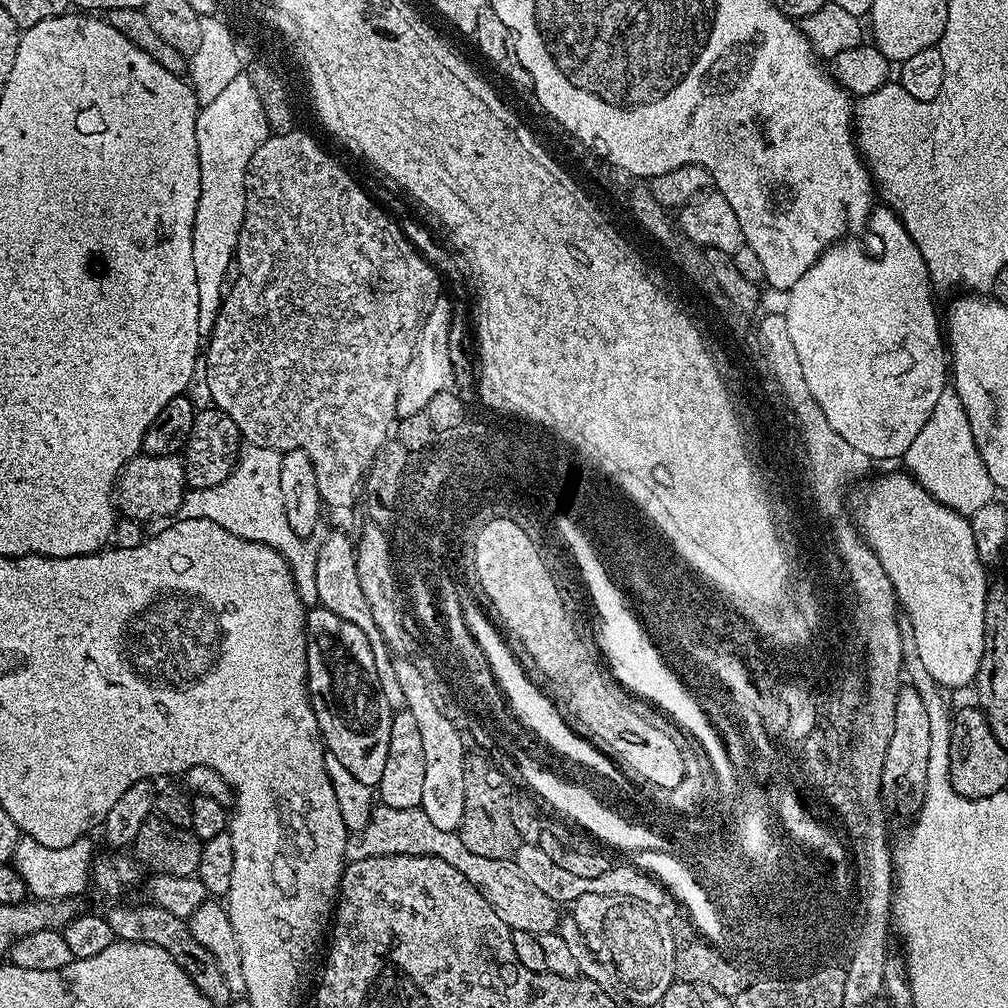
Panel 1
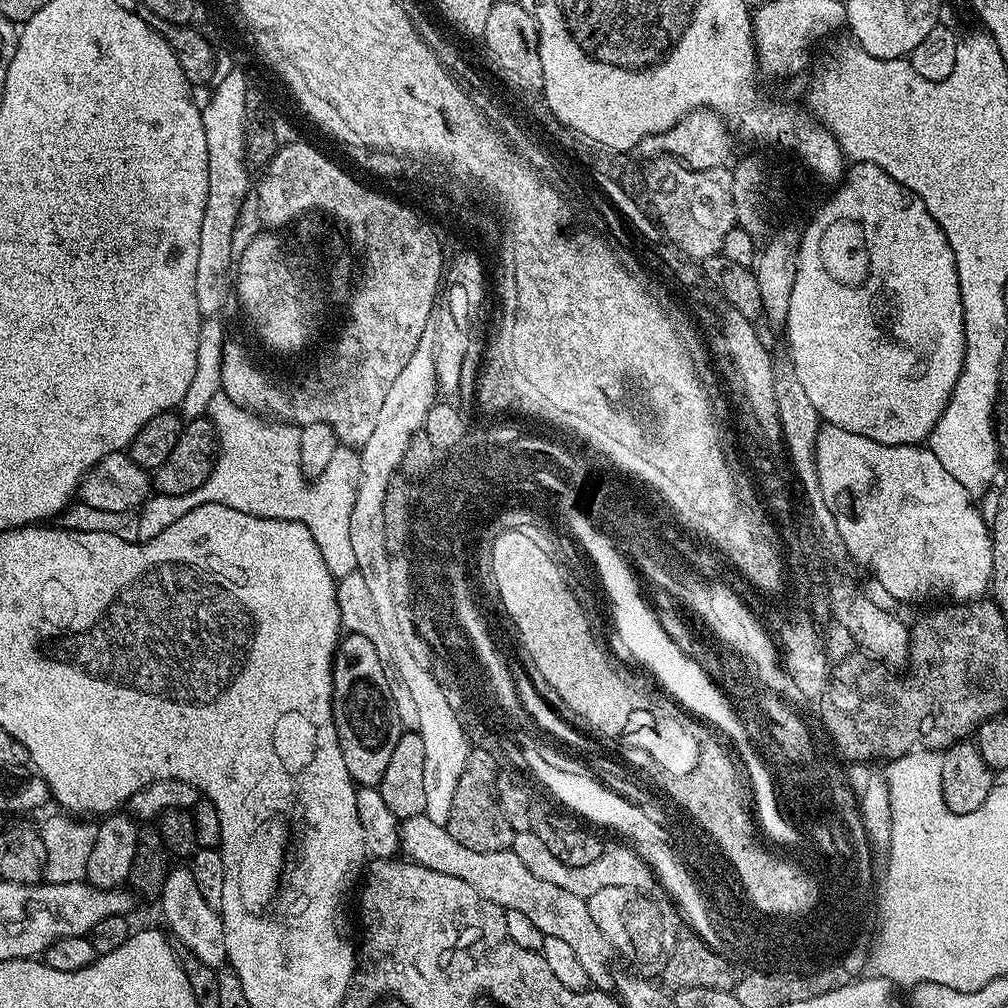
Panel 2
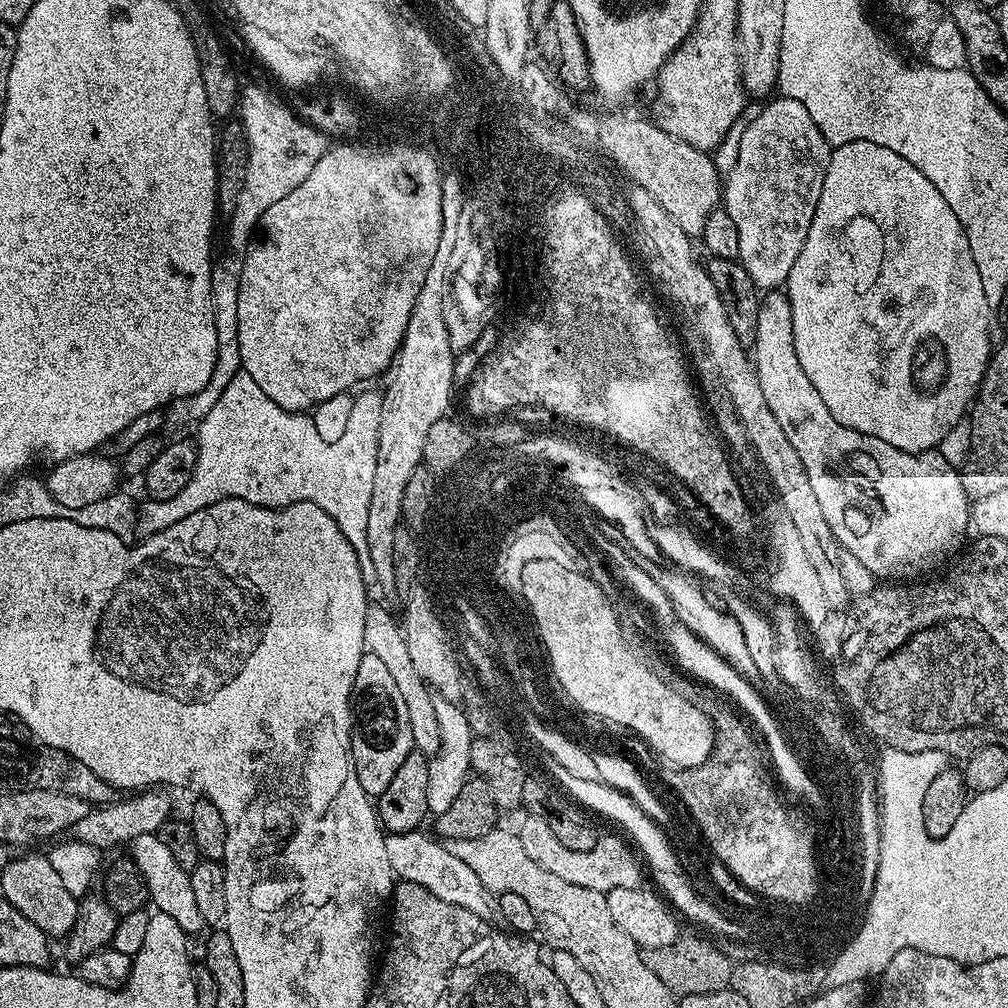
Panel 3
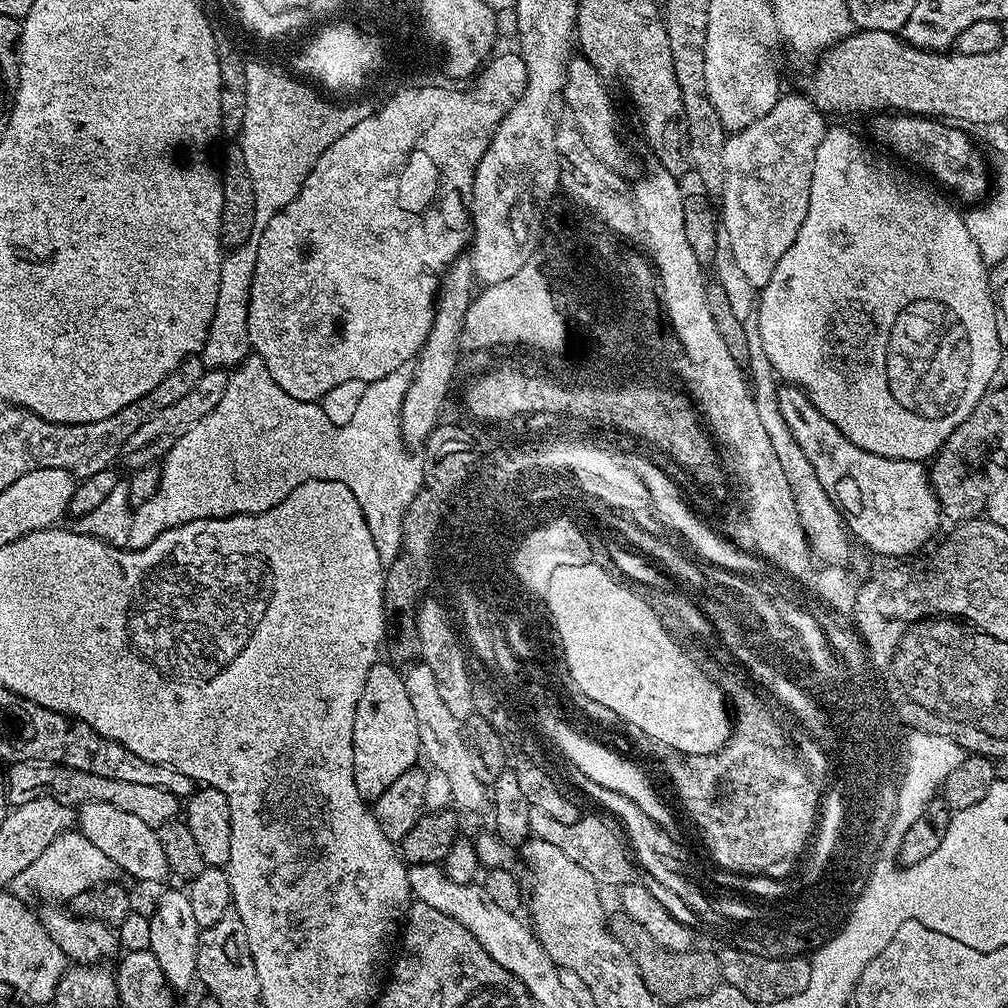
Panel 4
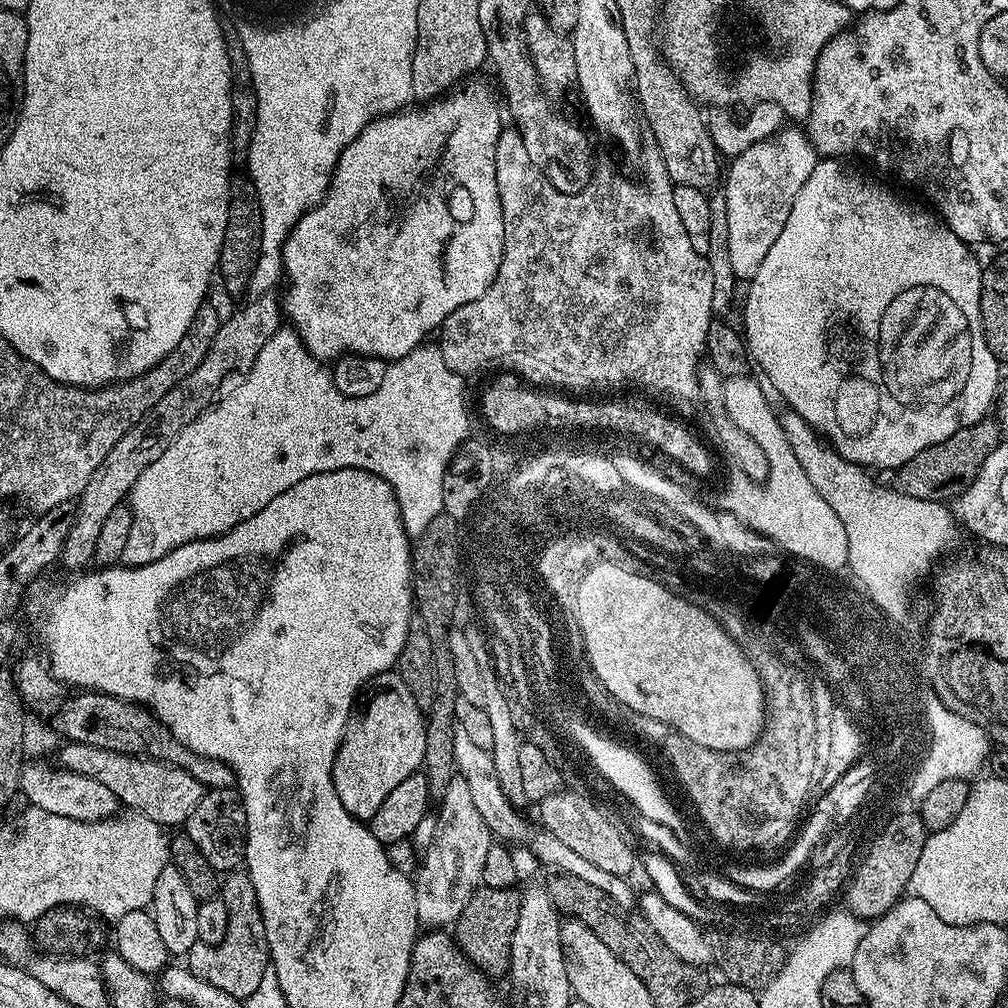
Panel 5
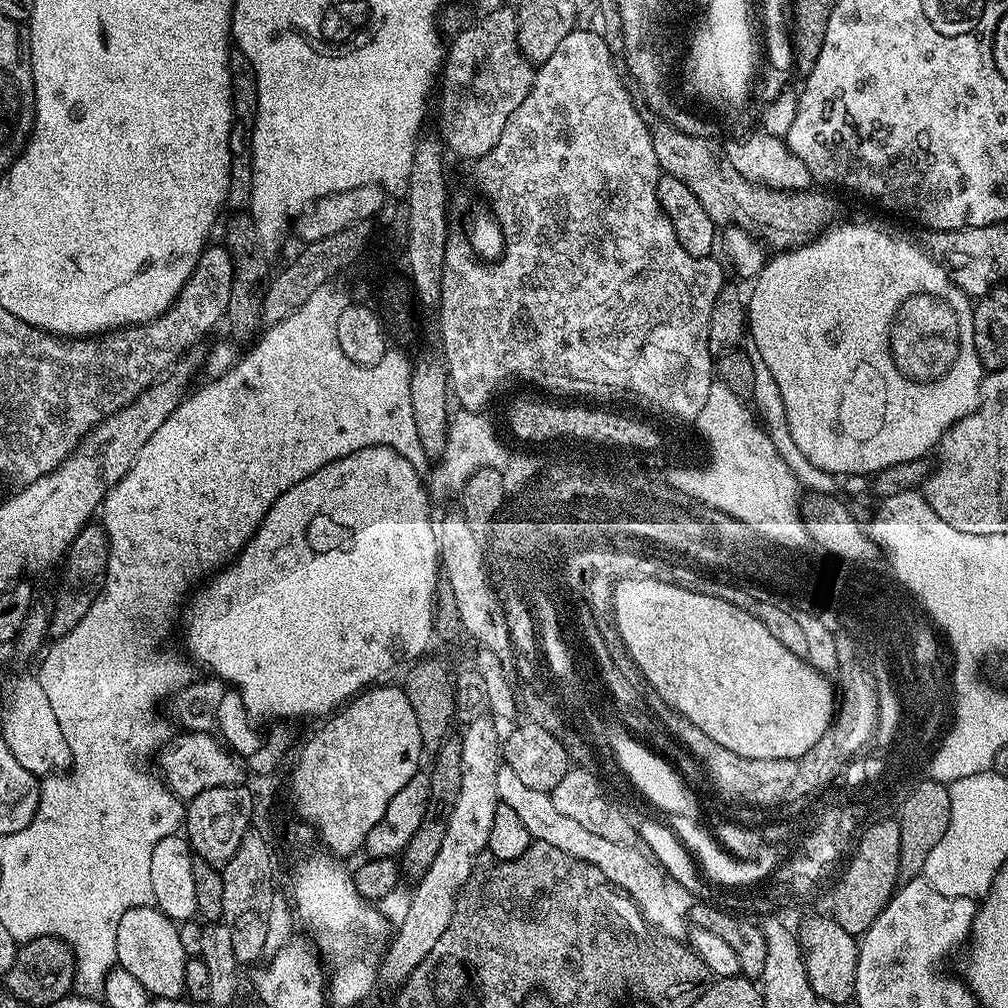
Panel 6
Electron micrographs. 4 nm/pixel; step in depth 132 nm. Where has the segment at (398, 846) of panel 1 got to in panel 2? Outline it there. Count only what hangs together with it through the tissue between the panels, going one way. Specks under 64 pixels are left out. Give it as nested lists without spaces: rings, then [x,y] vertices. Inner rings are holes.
[[[415,816],[399,825],[400,846],[405,857],[413,864],[421,864],[430,870],[438,870],[442,874],[450,874],[454,878],[462,878],[462,882],[470,882],[474,890],[478,890],[490,902],[505,910],[518,910],[542,930],[542,934],[563,938],[578,954],[582,966],[586,969],[589,981],[597,989],[608,990],[614,984],[614,972],[608,969],[608,959],[614,956],[611,942],[598,930],[594,918],[590,918],[588,901],[578,894],[570,894],[570,890],[562,890],[562,886],[554,886],[550,882],[542,882],[542,878],[534,878],[530,870],[513,852],[479,852],[466,850],[462,842],[454,842],[447,827],[430,822],[428,816]]]

